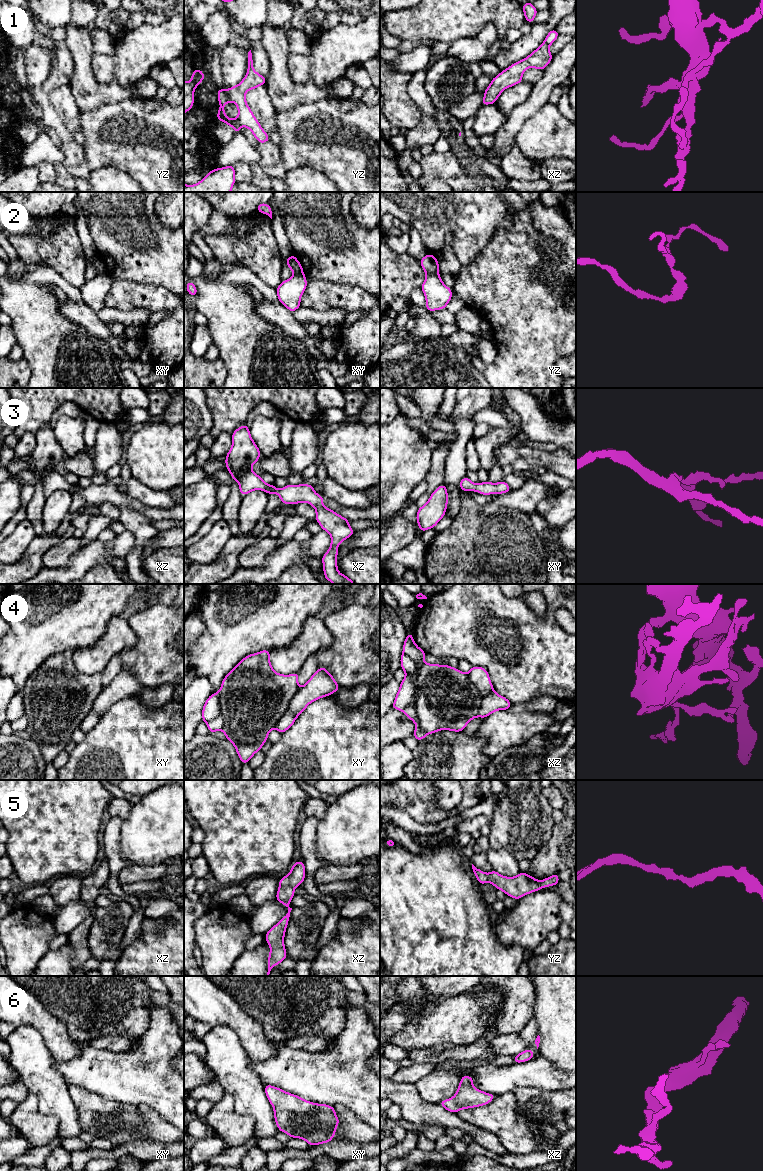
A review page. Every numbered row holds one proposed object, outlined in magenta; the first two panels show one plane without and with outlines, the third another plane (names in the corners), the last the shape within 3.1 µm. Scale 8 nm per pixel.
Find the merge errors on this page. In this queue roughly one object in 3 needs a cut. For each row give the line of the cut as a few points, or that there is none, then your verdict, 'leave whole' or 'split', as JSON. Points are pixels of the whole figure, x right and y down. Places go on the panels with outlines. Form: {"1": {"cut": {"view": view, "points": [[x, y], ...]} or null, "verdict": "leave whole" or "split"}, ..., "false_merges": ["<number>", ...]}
{"1": {"cut": null, "verdict": "leave whole"}, "2": {"cut": {"view": "yz", "points": [[437, 272], [427, 275]]}, "verdict": "split"}, "3": {"cut": null, "verdict": "leave whole"}, "4": {"cut": null, "verdict": "leave whole"}, "5": {"cut": null, "verdict": "leave whole"}, "6": {"cut": null, "verdict": "leave whole"}, "false_merges": ["2"]}

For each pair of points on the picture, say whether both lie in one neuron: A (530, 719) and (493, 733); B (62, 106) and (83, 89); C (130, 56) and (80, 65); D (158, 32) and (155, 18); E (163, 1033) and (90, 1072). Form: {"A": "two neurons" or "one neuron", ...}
{"A": "one neuron", "B": "two neurons", "C": "two neurons", "D": "two neurons", "E": "one neuron"}

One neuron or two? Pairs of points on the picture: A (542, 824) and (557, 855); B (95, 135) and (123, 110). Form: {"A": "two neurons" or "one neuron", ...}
{"A": "two neurons", "B": "one neuron"}

